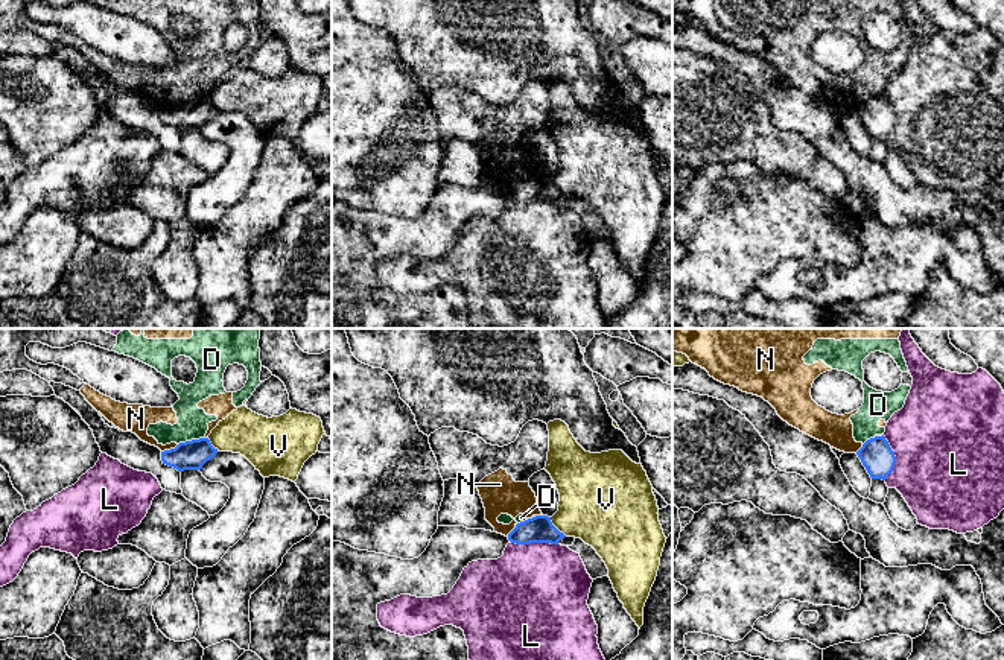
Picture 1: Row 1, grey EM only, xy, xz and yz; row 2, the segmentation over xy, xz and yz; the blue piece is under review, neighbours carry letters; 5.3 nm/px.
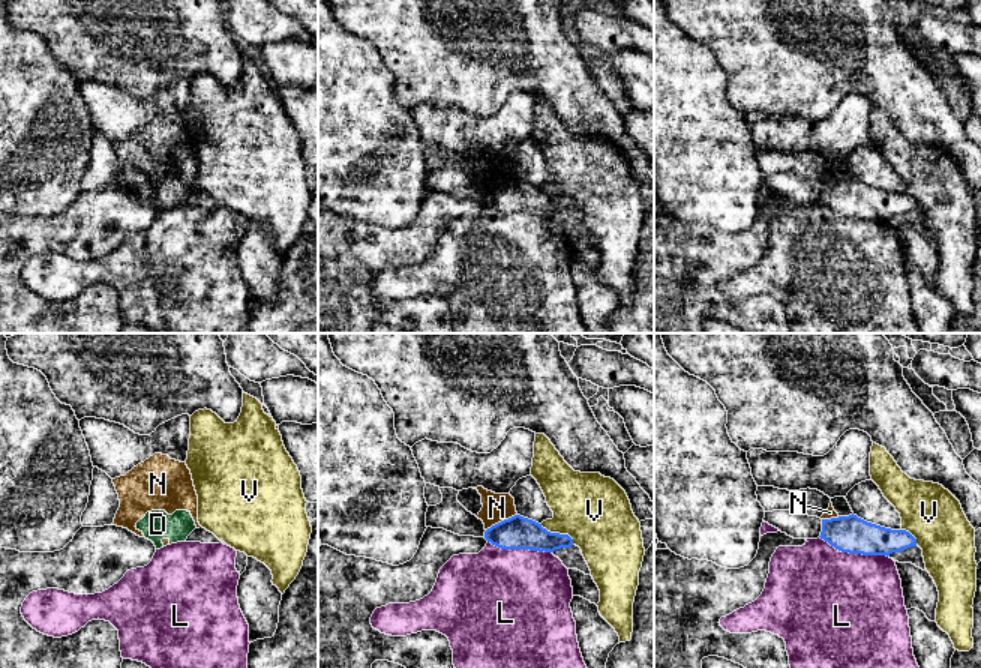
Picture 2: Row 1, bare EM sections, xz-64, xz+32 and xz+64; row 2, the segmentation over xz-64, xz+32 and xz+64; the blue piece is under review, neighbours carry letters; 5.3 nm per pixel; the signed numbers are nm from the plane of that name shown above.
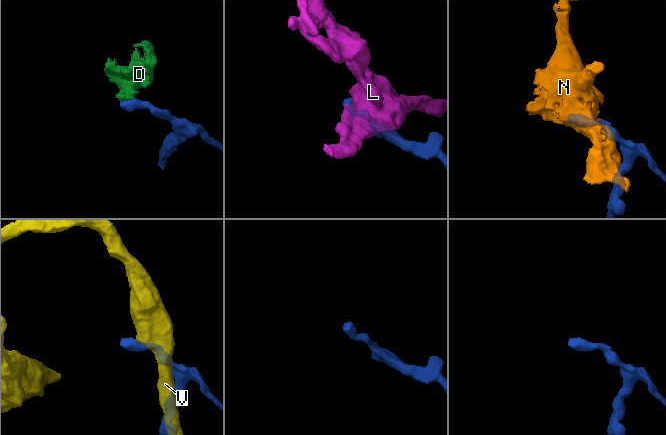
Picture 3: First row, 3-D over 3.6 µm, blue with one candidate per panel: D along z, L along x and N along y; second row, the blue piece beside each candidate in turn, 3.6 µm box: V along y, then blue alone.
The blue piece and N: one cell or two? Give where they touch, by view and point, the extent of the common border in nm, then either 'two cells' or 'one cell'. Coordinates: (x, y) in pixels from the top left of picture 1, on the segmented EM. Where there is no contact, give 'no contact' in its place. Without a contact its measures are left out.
xy (171, 449) | 100 nm | two cells

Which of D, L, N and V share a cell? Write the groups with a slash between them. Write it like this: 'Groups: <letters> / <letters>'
Groups: D N / L / V

